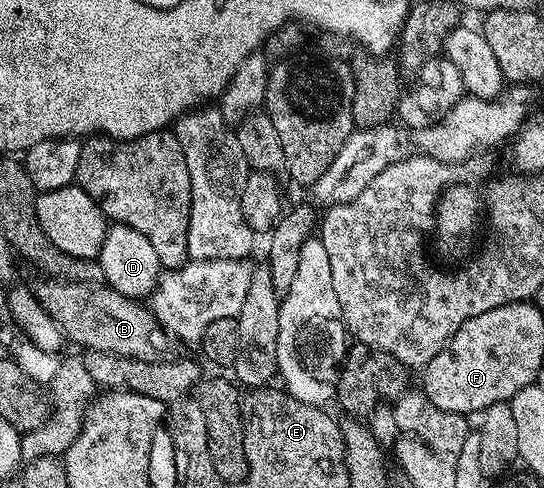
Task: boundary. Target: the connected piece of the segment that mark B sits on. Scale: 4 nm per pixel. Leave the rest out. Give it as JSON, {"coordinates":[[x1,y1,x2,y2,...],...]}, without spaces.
{"coordinates":[[46,278,43,281,43,284,33,285,32,291,44,310,59,325,67,341,72,340,87,351,112,353,120,357,136,358,138,361,156,362,165,357,167,333,161,328,149,307,138,305,141,303,137,299,120,294,105,282,65,278]]}

